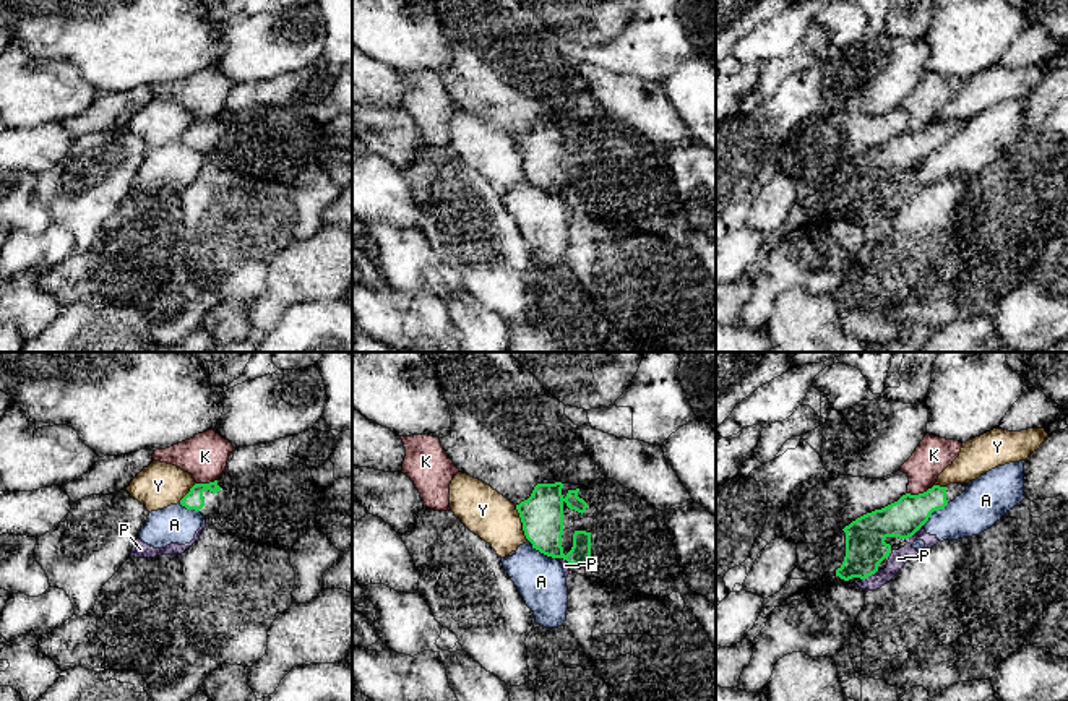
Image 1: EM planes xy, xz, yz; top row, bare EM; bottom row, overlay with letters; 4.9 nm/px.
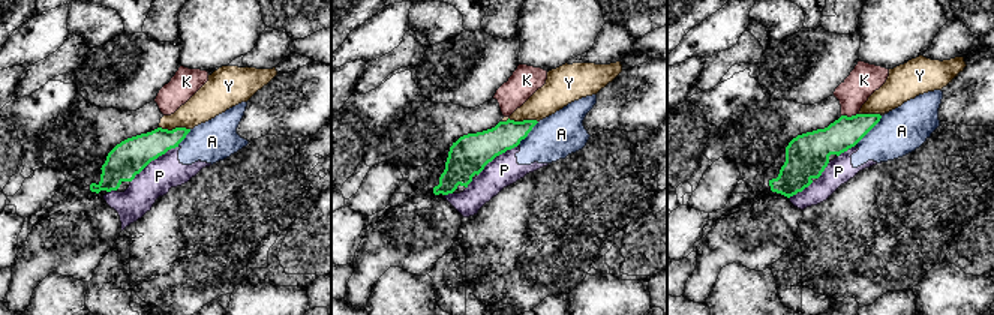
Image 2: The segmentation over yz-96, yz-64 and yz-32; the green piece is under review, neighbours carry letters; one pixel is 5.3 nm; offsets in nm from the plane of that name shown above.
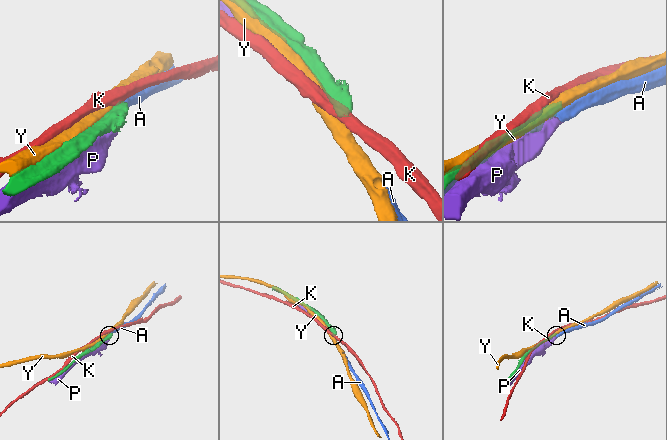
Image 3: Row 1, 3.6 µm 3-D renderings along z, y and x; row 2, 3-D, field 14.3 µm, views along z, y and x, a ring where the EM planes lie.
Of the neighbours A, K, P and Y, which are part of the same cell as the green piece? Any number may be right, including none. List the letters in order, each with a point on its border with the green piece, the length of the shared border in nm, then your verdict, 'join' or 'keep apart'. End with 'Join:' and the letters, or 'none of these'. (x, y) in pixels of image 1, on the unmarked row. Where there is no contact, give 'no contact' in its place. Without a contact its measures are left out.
A: xz (541, 189) | 170 nm | keep apart
K: yz (921, 130) | 140 nm | keep apart
P: yz (914, 169) | 120 nm | keep apart
Y: xz (521, 158) | 180 nm | keep apart
Join: none of these

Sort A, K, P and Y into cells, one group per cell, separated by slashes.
A P / K / Y

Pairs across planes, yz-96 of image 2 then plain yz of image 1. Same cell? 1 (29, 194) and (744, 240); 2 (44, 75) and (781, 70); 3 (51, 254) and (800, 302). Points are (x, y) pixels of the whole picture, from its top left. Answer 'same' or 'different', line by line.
1: different
2: same
3: different

